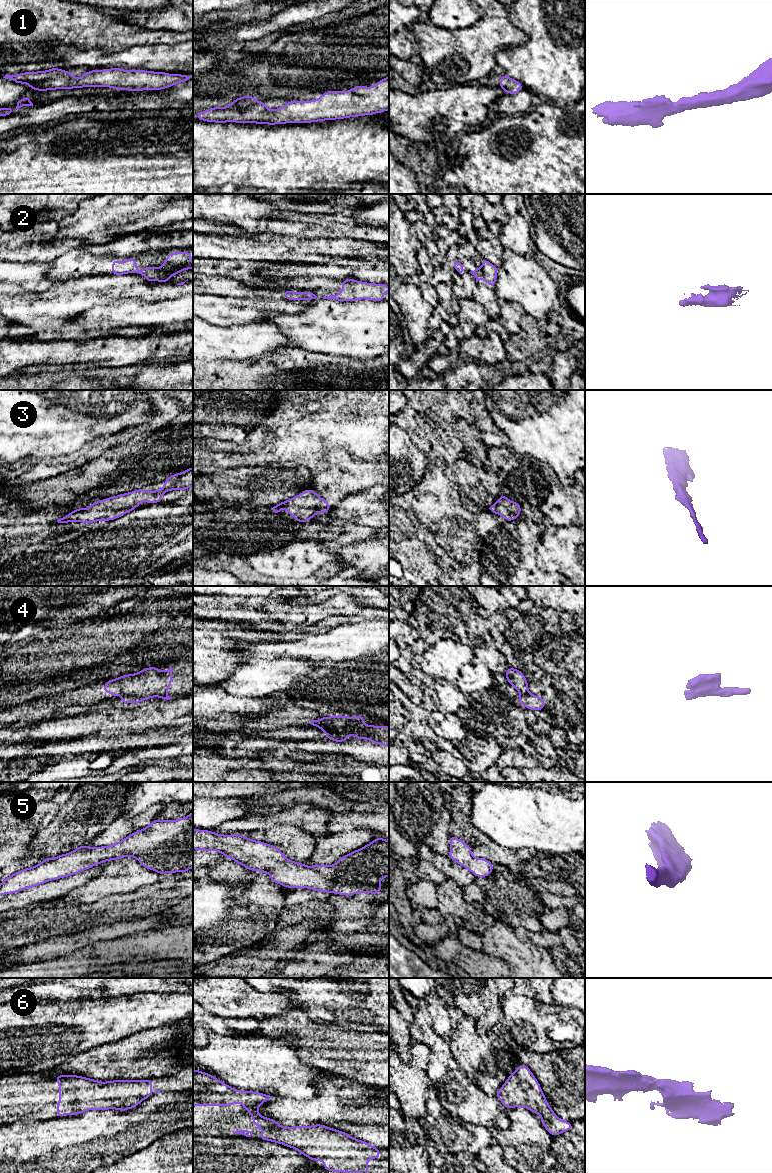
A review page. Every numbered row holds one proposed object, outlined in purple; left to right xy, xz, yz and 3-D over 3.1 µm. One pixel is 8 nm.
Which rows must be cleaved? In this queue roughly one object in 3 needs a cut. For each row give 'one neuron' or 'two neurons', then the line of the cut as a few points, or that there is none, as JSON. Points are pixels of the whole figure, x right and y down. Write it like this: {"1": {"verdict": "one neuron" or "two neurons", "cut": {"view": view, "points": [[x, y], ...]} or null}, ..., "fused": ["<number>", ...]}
{"1": {"verdict": "one neuron", "cut": null}, "2": {"verdict": "two neurons", "cut": {"view": "xy", "points": [[190, 263], [183, 267], [164, 270], [154, 279], [146, 278]]}}, "3": {"verdict": "one neuron", "cut": null}, "4": {"verdict": "two neurons", "cut": {"view": "xz", "points": [[363, 724], [334, 726], [327, 720], [320, 719], [310, 725]]}}, "5": {"verdict": "one neuron", "cut": null}, "6": {"verdict": "one neuron", "cut": null}, "fused": ["2", "4"]}

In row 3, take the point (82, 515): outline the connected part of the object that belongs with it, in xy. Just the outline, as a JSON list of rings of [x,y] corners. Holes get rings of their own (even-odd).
[[[193,467],[177,474],[172,474],[164,481],[160,490],[146,491],[144,488],[123,493],[117,496],[92,502],[89,509],[77,508],[58,523],[81,522],[95,523],[100,520],[111,521],[136,509],[139,504],[146,501],[148,504],[160,503],[161,497],[168,491],[193,488]]]

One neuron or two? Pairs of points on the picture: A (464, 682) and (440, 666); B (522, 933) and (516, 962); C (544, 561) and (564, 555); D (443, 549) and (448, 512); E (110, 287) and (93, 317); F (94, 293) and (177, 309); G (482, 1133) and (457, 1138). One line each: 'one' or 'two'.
A: two
B: two
C: one
D: one
E: two
F: two
G: one

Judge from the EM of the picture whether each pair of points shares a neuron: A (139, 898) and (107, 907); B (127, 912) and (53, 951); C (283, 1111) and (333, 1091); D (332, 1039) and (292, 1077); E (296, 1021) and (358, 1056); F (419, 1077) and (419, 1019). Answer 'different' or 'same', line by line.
A: same
B: different
C: same
D: different
E: same
F: different

